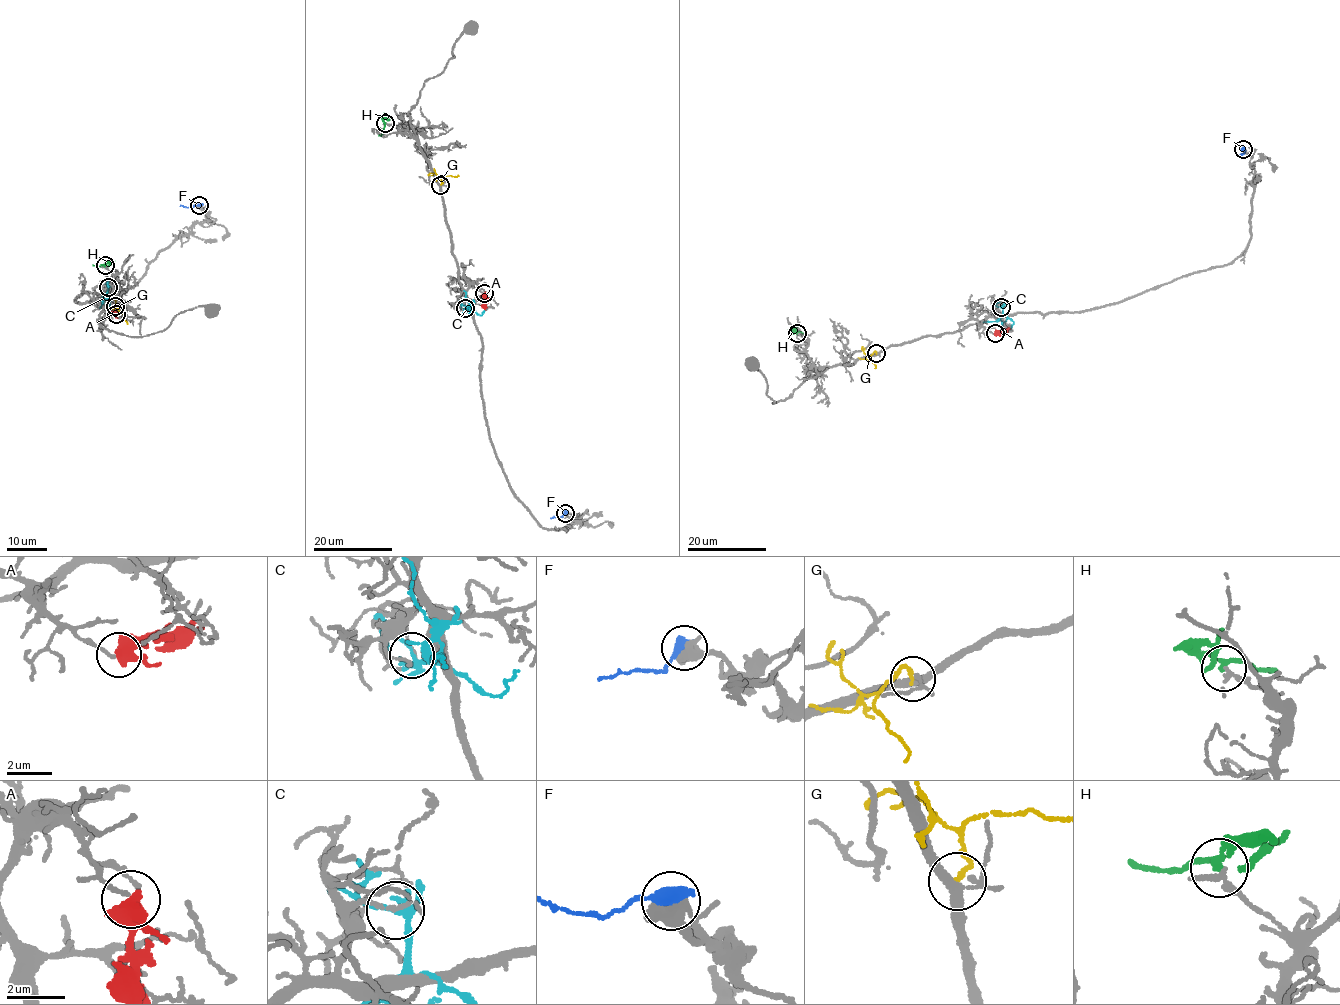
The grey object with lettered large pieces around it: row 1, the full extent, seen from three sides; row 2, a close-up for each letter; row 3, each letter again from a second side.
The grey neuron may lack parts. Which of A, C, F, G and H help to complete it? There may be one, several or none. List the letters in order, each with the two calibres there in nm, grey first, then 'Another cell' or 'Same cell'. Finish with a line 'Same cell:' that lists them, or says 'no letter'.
A: Thickness 120 nm (grey) against 380 nm. Another cell
C: Thickness 140 nm (grey) against 200 nm. Another cell
F: Thickness 600 nm (grey) against 600 nm. Another cell
G: Thickness 280 nm (grey) against 150 nm. Another cell
H: Thickness 170 nm (grey) against 200 nm. Another cell
Same cell: no letter

